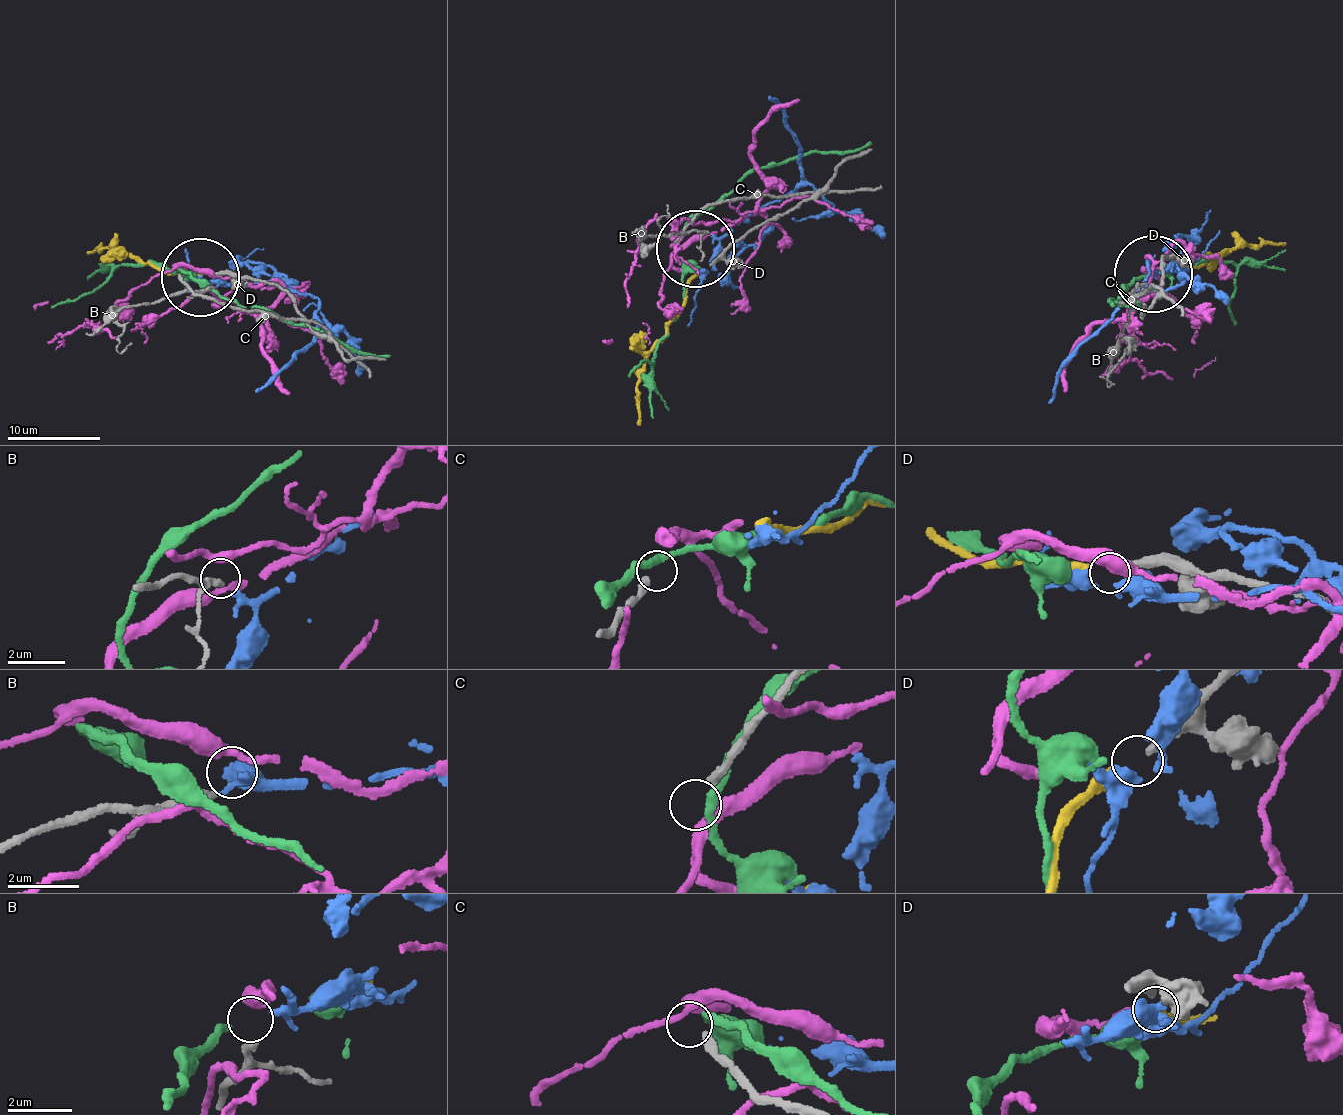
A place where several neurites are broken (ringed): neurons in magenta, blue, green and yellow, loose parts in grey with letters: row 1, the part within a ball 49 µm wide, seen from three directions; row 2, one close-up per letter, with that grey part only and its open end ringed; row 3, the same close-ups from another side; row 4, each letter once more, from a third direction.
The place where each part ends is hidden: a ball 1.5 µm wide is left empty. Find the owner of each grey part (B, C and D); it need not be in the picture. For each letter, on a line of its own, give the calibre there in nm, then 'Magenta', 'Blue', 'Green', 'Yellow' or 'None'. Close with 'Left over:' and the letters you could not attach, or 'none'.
B: Thickness 200 nm. Blue
C: Thickness 240 nm. None
D: Thickness 320 nm. Yellow
Left over: C

